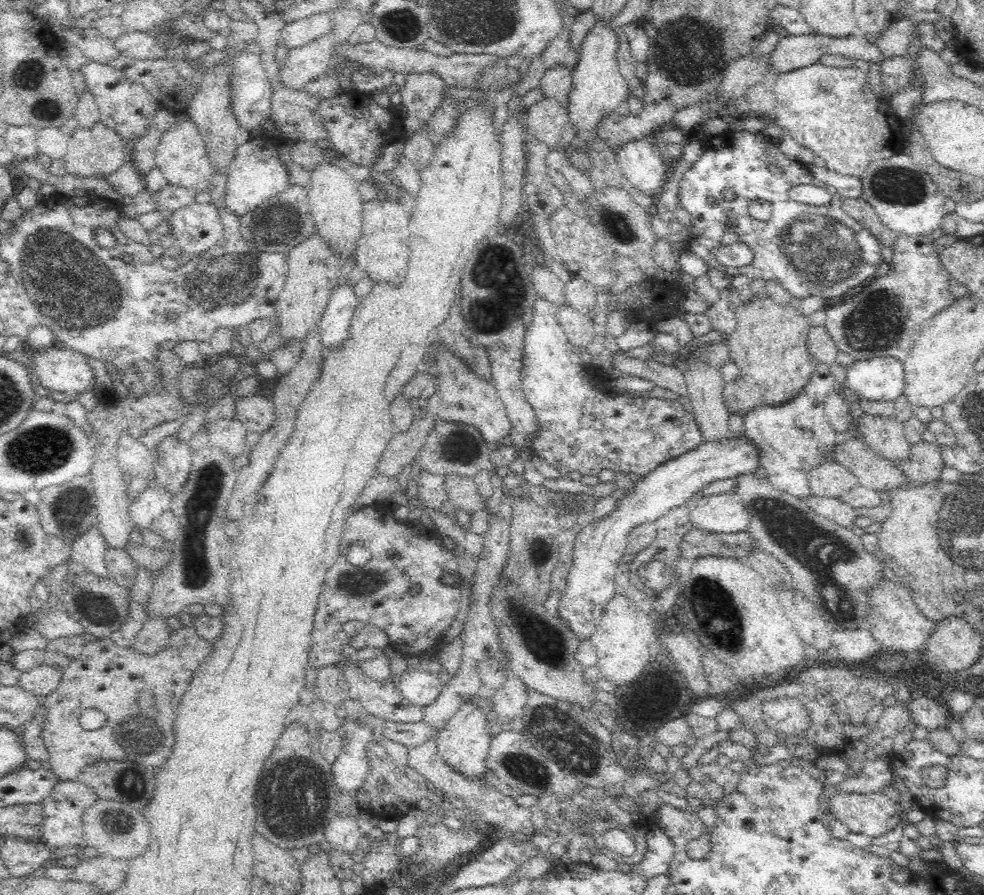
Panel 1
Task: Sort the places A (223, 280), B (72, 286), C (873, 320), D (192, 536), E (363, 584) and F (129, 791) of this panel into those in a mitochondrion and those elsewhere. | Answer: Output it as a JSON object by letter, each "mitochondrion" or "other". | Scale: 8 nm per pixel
{"A":"mitochondrion","B":"mitochondrion","C":"mitochondrion","D":"other","E":"mitochondrion","F":"mitochondrion"}

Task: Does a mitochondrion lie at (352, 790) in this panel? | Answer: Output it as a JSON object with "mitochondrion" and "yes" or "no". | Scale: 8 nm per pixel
{"mitochondrion":"no"}

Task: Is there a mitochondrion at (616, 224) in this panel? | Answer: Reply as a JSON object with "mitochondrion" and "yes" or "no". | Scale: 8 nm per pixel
{"mitochondrion":"yes"}

